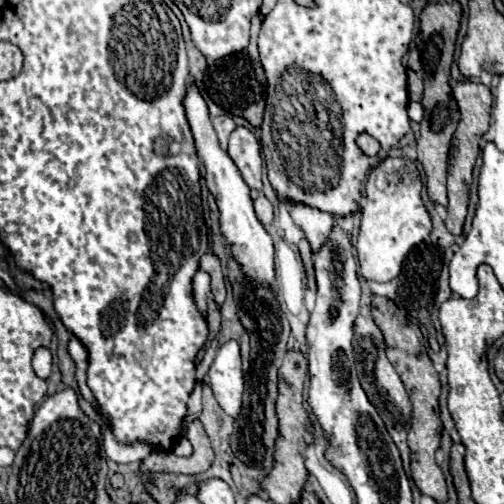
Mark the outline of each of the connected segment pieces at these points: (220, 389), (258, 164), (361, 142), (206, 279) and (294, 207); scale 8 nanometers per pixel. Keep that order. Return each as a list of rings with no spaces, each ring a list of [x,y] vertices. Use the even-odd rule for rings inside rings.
[[[228,340],[218,348],[208,376],[218,404],[226,414],[238,418],[242,406],[242,368],[238,340]]]
[[[238,126],[232,136],[230,136],[230,144],[228,144],[228,154],[234,160],[234,164],[238,166],[244,182],[250,188],[262,190],[262,152],[260,152],[260,144],[254,138],[254,134],[248,128]]]
[[[365,133],[360,134],[357,137],[356,143],[359,148],[368,156],[375,156],[380,150],[380,144],[378,141]]]
[[[198,270],[194,276],[194,302],[202,312],[202,316],[206,316],[208,292],[210,292],[210,276]]]
[[[286,200],[284,204],[286,204],[292,220],[304,230],[304,236],[310,242],[312,250],[318,250],[326,242],[326,238],[332,230],[332,224],[334,224],[332,214],[316,210],[312,206],[304,206],[300,202],[292,202],[292,200]]]

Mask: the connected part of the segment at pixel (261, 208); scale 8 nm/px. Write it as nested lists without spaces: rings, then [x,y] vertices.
[[[260,194],[260,196],[254,200],[254,208],[256,208],[258,220],[260,220],[264,226],[270,226],[270,222],[272,222],[272,204],[270,204],[270,200],[268,200],[264,194]]]

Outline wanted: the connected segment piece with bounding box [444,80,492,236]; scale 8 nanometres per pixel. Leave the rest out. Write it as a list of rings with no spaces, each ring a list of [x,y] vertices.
[[[466,80],[466,82],[452,82],[452,94],[458,102],[458,110],[460,110],[460,122],[458,128],[454,132],[448,160],[447,175],[447,193],[448,193],[448,218],[446,218],[446,228],[454,234],[460,236],[462,234],[462,226],[464,226],[464,218],[468,212],[468,190],[470,190],[470,182],[472,182],[472,168],[474,162],[478,158],[478,142],[482,138],[482,134],[488,130],[488,122],[490,122],[490,108],[492,108],[492,92],[488,86],[484,86],[482,82],[474,82],[474,80]]]

